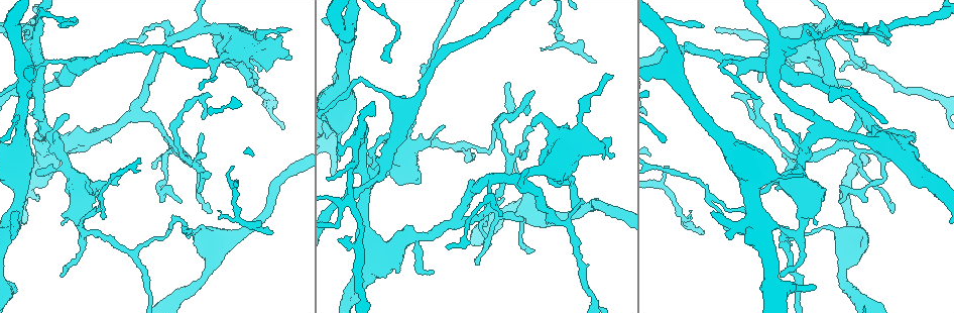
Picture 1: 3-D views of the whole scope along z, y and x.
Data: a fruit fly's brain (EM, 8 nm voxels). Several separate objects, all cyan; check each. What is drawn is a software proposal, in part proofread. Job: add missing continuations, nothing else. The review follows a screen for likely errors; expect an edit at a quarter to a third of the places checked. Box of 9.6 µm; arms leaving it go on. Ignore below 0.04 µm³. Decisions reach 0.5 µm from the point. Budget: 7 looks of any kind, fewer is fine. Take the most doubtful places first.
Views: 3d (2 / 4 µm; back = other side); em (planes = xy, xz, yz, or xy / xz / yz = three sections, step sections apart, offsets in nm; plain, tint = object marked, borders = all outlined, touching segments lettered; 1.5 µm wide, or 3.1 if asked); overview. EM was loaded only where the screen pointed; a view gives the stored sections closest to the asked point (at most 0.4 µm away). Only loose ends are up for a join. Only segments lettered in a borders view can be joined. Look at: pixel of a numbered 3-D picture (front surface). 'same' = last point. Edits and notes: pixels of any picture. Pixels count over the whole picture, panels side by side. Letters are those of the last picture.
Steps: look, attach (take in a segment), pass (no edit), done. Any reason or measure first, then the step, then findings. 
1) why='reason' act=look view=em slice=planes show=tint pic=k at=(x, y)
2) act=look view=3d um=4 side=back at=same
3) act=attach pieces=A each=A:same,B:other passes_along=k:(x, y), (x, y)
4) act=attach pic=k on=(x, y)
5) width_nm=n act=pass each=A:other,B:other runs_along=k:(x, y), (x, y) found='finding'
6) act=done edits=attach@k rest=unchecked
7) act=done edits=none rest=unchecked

why='free end' act=look view=3d um=2 pic=1 at=(16, 213)

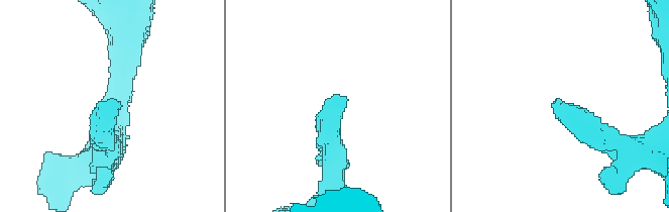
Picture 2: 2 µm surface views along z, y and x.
why='now the EM' act=look view=em slice=planes show=borders pic=2 at=(115, 99)

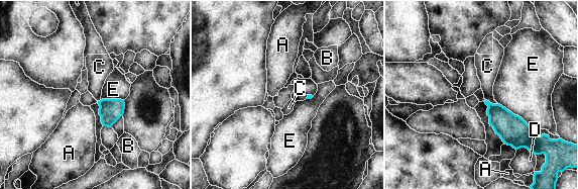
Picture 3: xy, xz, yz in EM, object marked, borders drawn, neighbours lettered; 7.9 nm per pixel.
act=pass each=A:other,B:other,C:other,D:other,E:other border=3:(498, 103), (517, 114), (530, 126) found='no lettered segment goes on from it'

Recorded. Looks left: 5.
why='tapers out' act=look view=3d um=4 pic=1 at=(93, 192)

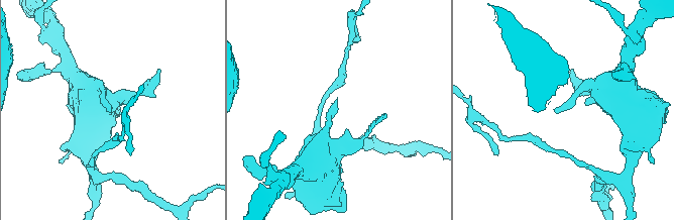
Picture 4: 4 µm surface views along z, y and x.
act=look view=em slice=planes show=borders pic=4 at=(110, 112)

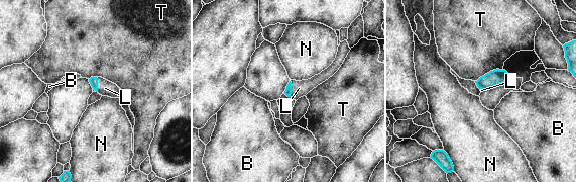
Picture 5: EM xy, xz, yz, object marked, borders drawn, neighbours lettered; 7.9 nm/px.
act=attach pieces=L each=B:other,L:same,N:other,T:other passes_along=5:(93, 81), (97, 85), (105, 88) found='the cell continues'

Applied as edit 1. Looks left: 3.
why='thin end' act=look view=3d um=2 pic=1 at=(338, 159)

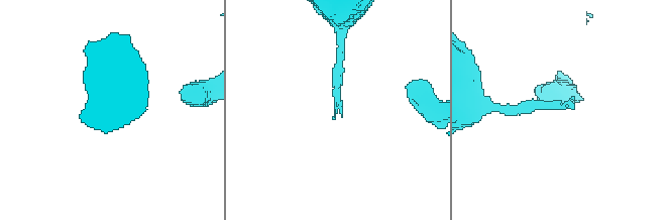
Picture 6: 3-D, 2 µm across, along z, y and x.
why='need the tissue' act=look view=em slice=xz step=8 show=borders pic=6 at=(571, 98)

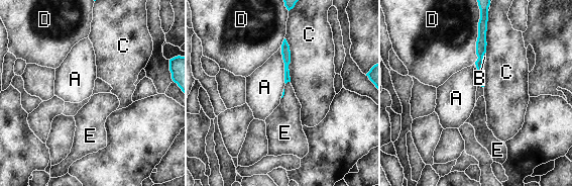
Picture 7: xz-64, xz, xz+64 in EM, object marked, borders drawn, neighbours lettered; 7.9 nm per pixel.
longest_contact=C:360nm act=attach pieces=E each=A:other,B:other,C:other,D:other,E:same found='it goes on there'

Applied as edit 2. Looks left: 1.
act=done edits=attach@5,attach@7 rest=unchecked

